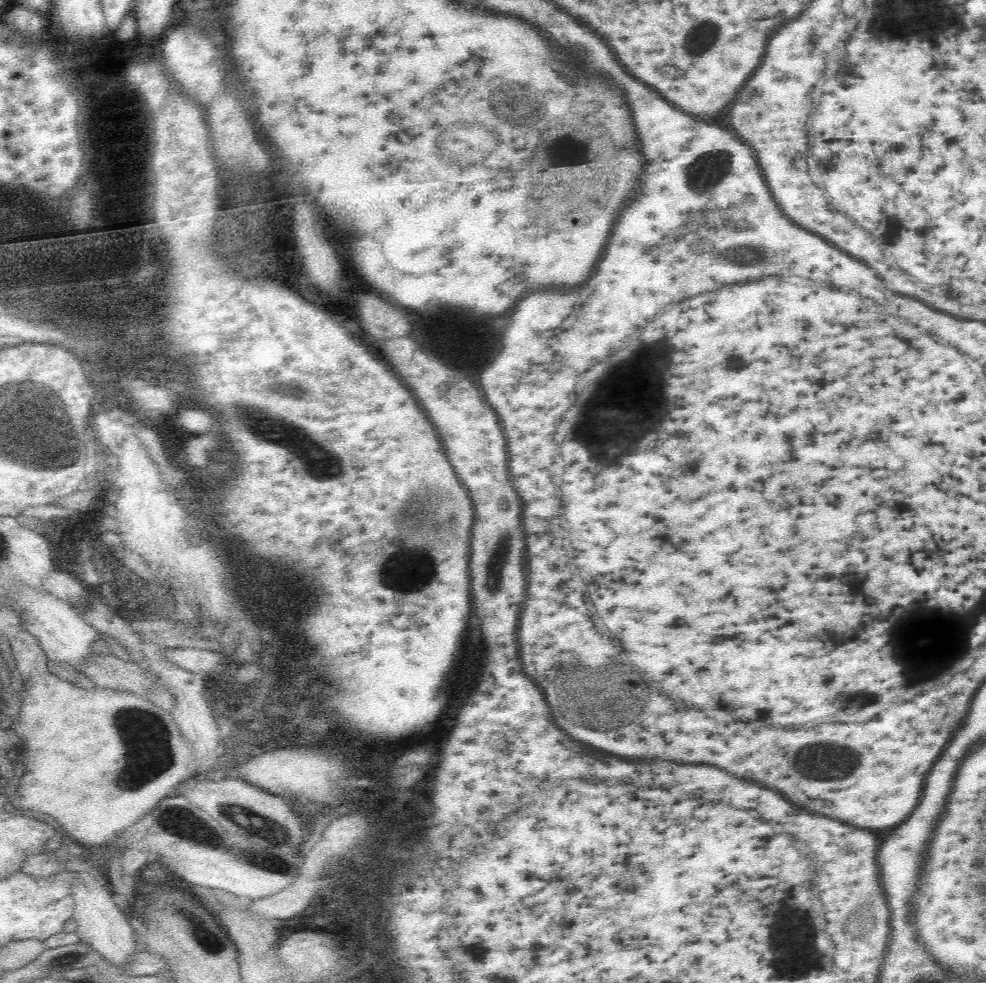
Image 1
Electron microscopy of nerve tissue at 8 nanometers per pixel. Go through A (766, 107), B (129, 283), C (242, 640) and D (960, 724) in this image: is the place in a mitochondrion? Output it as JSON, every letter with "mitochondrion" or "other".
{"A":"other","B":"mitochondrion","C":"other","D":"other"}

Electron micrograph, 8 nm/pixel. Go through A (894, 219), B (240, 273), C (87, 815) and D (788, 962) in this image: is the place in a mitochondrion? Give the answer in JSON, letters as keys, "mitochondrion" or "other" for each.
{"A":"mitochondrion","B":"other","C":"other","D":"mitochondrion"}

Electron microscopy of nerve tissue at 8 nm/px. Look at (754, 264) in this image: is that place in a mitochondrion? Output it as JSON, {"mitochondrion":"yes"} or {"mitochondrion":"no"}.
{"mitochondrion":"yes"}

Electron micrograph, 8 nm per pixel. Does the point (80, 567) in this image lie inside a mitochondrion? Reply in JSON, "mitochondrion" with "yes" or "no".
{"mitochondrion":"yes"}

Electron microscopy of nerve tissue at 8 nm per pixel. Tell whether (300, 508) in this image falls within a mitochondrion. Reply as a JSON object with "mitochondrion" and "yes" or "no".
{"mitochondrion":"no"}

